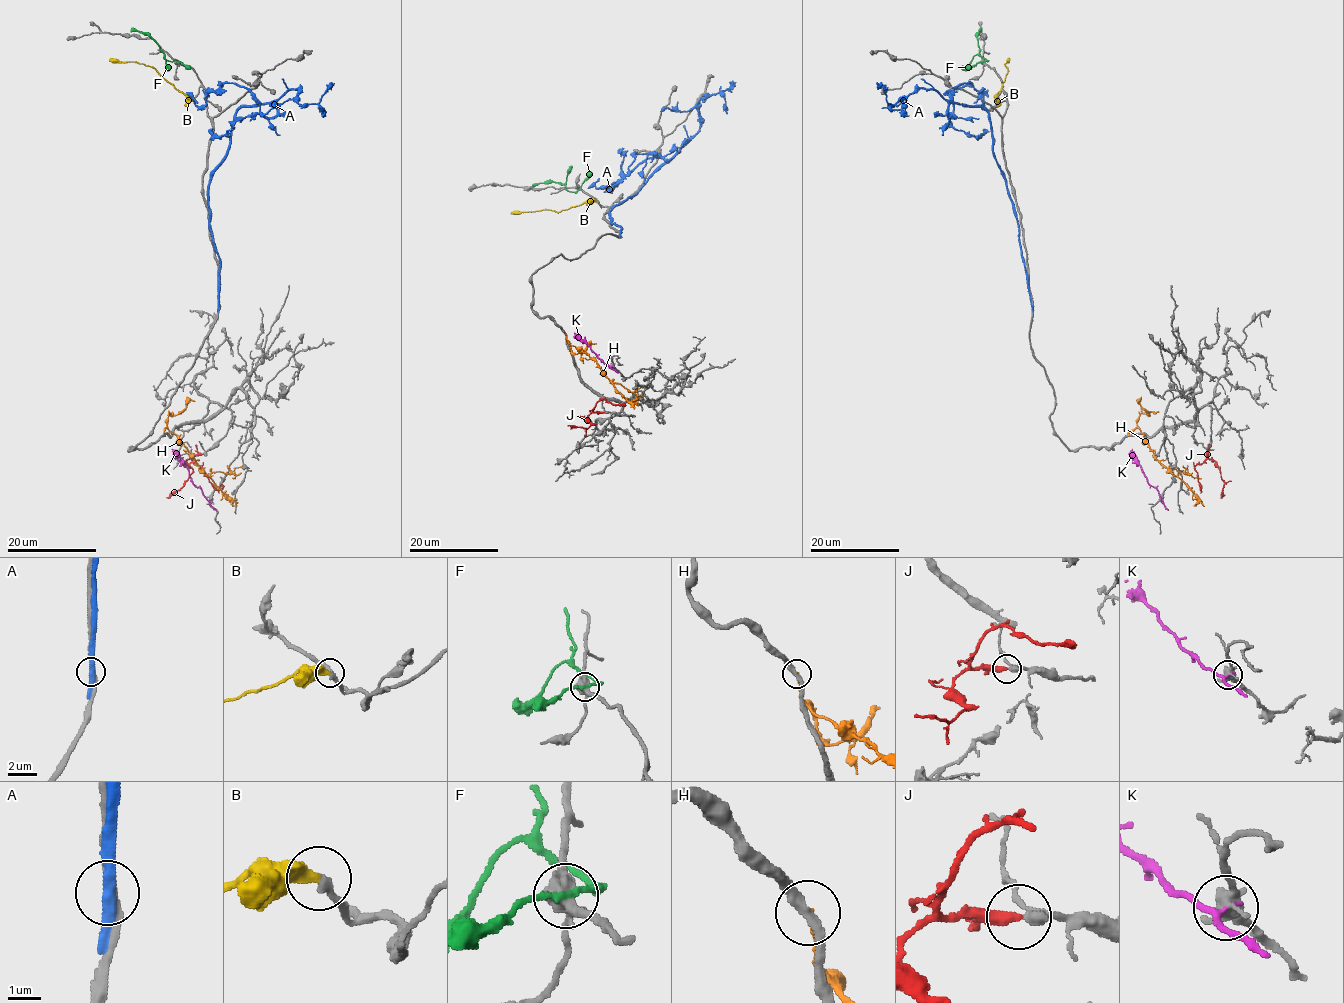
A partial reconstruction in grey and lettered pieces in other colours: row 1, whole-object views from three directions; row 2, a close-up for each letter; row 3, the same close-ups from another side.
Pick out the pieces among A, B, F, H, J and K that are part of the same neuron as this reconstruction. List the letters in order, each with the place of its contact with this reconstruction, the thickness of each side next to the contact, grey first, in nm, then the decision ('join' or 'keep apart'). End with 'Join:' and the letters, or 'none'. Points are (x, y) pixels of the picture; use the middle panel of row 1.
A: contact (620, 236); calibres 320 and 280 nm; keep apart
B: contact (597, 201); calibres 240 and 400 nm; join
F: contact (579, 188); calibres 460 and 160 nm; keep apart
H: contact (564, 332); calibres 320 and 200 nm; keep apart
J: contact (604, 412); calibres 320 and 280 nm; join
K: contact (612, 366); calibres 360 and 180 nm; keep apart
Join: B, J

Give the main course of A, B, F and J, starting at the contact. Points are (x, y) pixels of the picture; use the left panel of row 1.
A: (218, 303), (209, 179), (241, 107), (277, 110), (266, 117), (233, 83), (201, 106), (187, 92)
B: (195, 97), (185, 97), (151, 66), (113, 62), (109, 59)
F: (178, 62), (168, 61), (149, 35), (131, 28)
J: (202, 454), (187, 460), (192, 470), (189, 479), (166, 497)

